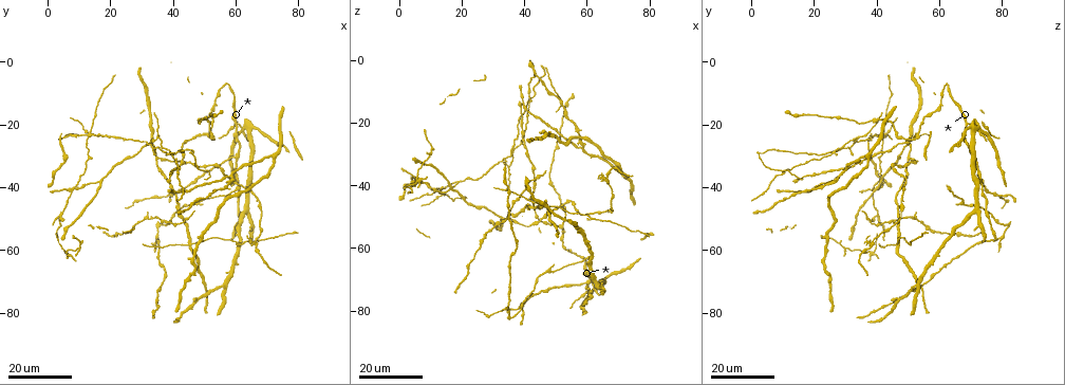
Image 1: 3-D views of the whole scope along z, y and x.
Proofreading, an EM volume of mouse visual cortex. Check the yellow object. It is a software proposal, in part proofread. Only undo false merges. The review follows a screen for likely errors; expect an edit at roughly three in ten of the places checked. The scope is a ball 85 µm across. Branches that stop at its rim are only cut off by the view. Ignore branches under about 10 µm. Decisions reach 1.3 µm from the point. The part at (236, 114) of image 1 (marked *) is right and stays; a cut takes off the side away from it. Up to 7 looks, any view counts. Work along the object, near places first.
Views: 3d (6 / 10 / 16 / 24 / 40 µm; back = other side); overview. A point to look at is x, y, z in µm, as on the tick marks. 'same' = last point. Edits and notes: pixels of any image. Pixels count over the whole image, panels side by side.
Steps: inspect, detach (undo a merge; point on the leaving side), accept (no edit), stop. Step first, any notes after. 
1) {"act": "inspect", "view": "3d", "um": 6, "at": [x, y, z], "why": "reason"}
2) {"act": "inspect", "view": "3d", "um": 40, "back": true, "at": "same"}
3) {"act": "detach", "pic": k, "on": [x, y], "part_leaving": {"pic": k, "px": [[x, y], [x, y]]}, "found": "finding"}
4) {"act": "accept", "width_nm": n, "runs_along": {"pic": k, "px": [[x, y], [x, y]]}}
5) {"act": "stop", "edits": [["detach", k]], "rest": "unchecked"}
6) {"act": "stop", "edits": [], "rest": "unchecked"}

{"act": "inspect", "view": "3d", "um": 16, "at": [8, 40, 39], "why": "side arm on a straight run"}

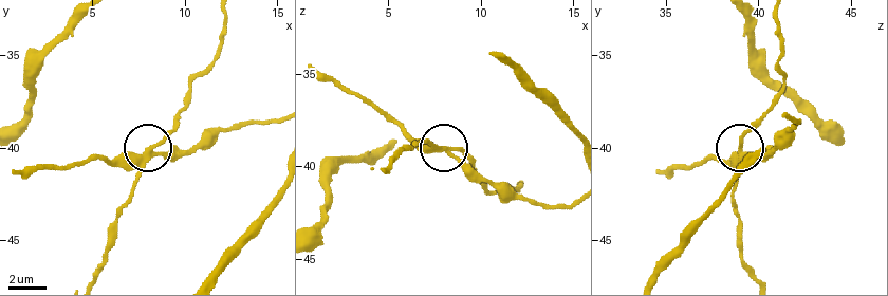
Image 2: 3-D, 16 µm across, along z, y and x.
{"act": "inspect", "view": "3d", "um": 6, "at": [8.2, 39.9, 39.0], "why": "closer look"}

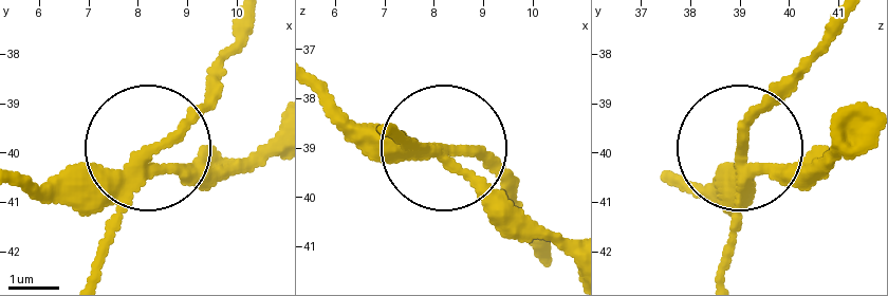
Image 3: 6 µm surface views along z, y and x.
{"act": "detach", "pic": 3, "on": [182, 127], "arms": 3, "part_leaving": {"pic": 3, "px": [[128, 177], [191, 105], [238, 17]]}, "found": "two neurons meet here"}

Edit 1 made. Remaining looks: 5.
{"act": "inspect", "view": "3d", "um": 16, "at": [17, 38, 41], "why": "a fork"}

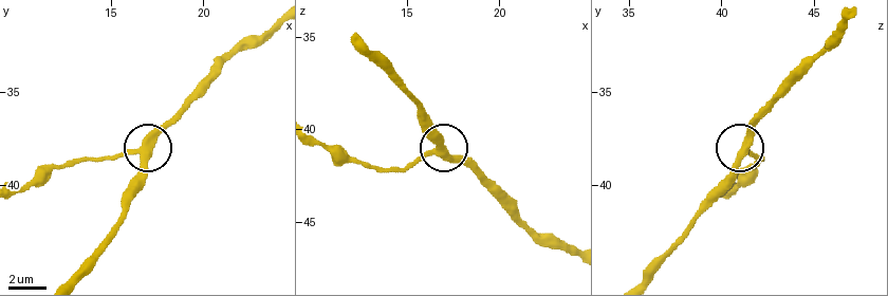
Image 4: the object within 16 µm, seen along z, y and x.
{"act": "inspect", "view": "3d", "um": 6, "at": [16.4, 38.1, 41.3], "why": "closer look"}

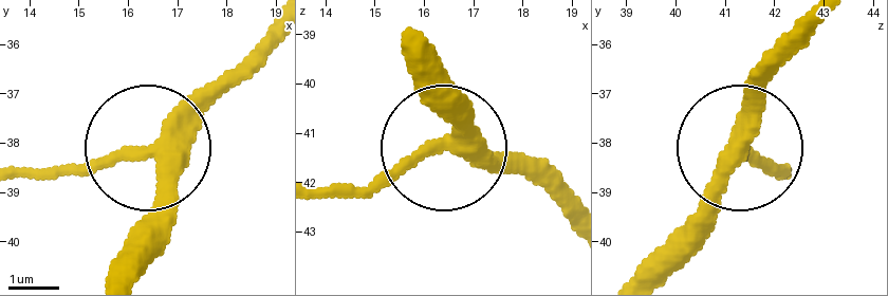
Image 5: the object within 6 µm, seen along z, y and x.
{"act": "inspect", "view": "3d", "um": 6, "back": true, "at": [16.35, 38.15, 41.25]}

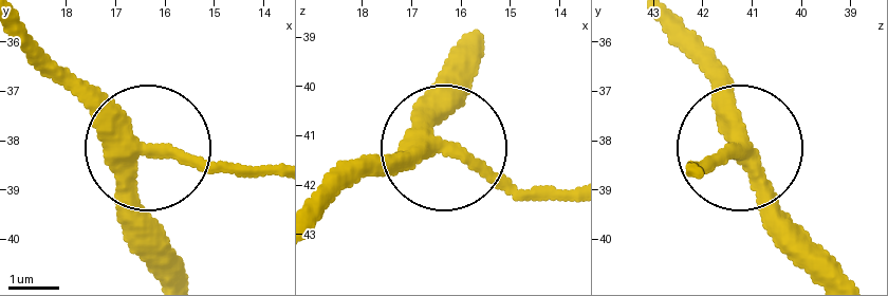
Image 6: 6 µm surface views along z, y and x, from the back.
{"act": "accept", "arms": 3, "found": "one neuron here"}

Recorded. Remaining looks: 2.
{"act": "stop", "edits": [["detach", 3]], "rest": "unchecked"}

